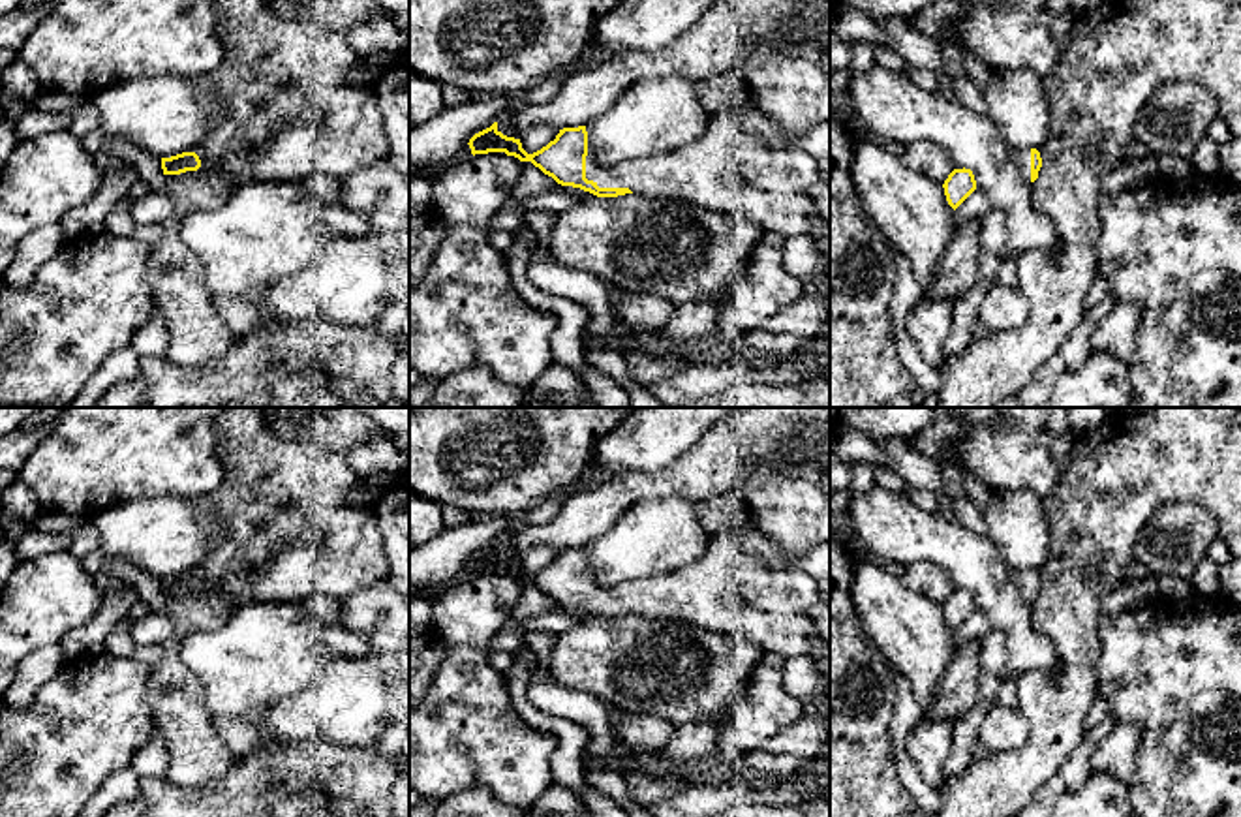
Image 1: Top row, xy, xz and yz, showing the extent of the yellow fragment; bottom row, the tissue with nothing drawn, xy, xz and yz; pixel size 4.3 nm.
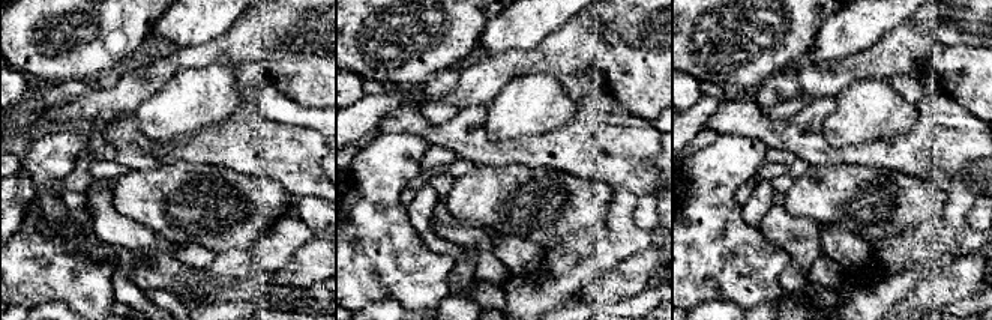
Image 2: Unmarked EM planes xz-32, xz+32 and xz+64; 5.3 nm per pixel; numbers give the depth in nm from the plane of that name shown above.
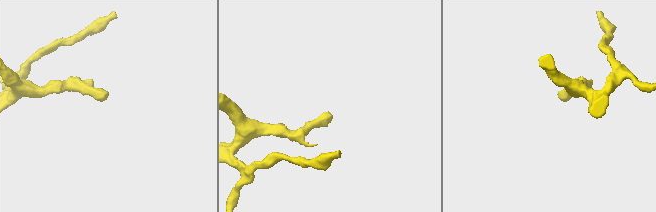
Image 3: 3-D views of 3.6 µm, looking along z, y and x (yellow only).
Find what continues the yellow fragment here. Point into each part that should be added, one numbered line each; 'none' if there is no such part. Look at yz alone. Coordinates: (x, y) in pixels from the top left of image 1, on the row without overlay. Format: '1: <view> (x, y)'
1: yz (1020, 577)

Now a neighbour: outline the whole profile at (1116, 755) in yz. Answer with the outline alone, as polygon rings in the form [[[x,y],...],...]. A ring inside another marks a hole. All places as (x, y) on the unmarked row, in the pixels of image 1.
[[[1117,723],[1091,755],[1091,772],[1108,774],[1130,783],[1136,774],[1136,753],[1141,731],[1136,723]]]

